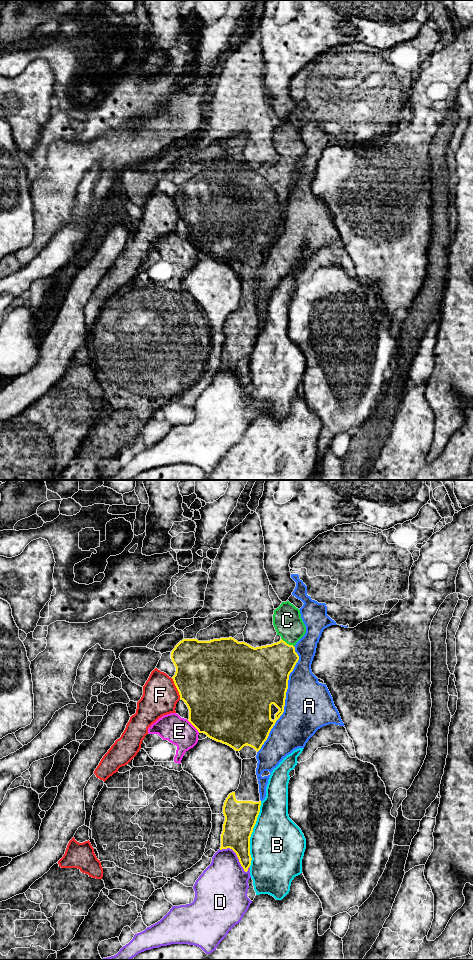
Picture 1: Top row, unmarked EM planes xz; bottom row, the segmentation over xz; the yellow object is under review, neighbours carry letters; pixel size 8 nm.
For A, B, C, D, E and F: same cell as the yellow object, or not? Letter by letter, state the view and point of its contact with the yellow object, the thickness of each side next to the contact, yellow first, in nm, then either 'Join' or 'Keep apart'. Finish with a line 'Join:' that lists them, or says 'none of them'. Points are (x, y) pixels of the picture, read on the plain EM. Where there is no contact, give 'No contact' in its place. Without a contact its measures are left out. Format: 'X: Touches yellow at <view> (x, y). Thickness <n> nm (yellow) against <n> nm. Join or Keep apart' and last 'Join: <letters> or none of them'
A: Touches yellow at xz (285, 218). Thickness 440 nm (yellow) against 380 nm. Keep apart
B: Touches yellow at xz (251, 353). Thickness 260 nm (yellow) against 440 nm. Keep apart
C: Touches yellow at xz (286, 163). Thickness 360 nm (yellow) against 220 nm. Join
D: Touches yellow at xz (237, 376). Thickness 240 nm (yellow) against 380 nm. Keep apart
E: Touches yellow at xz (193, 245). Thickness 480 nm (yellow) against 220 nm. Keep apart
F: Touches yellow at xz (176, 207). Thickness 500 nm (yellow) against 280 nm. Keep apart
Join: C

